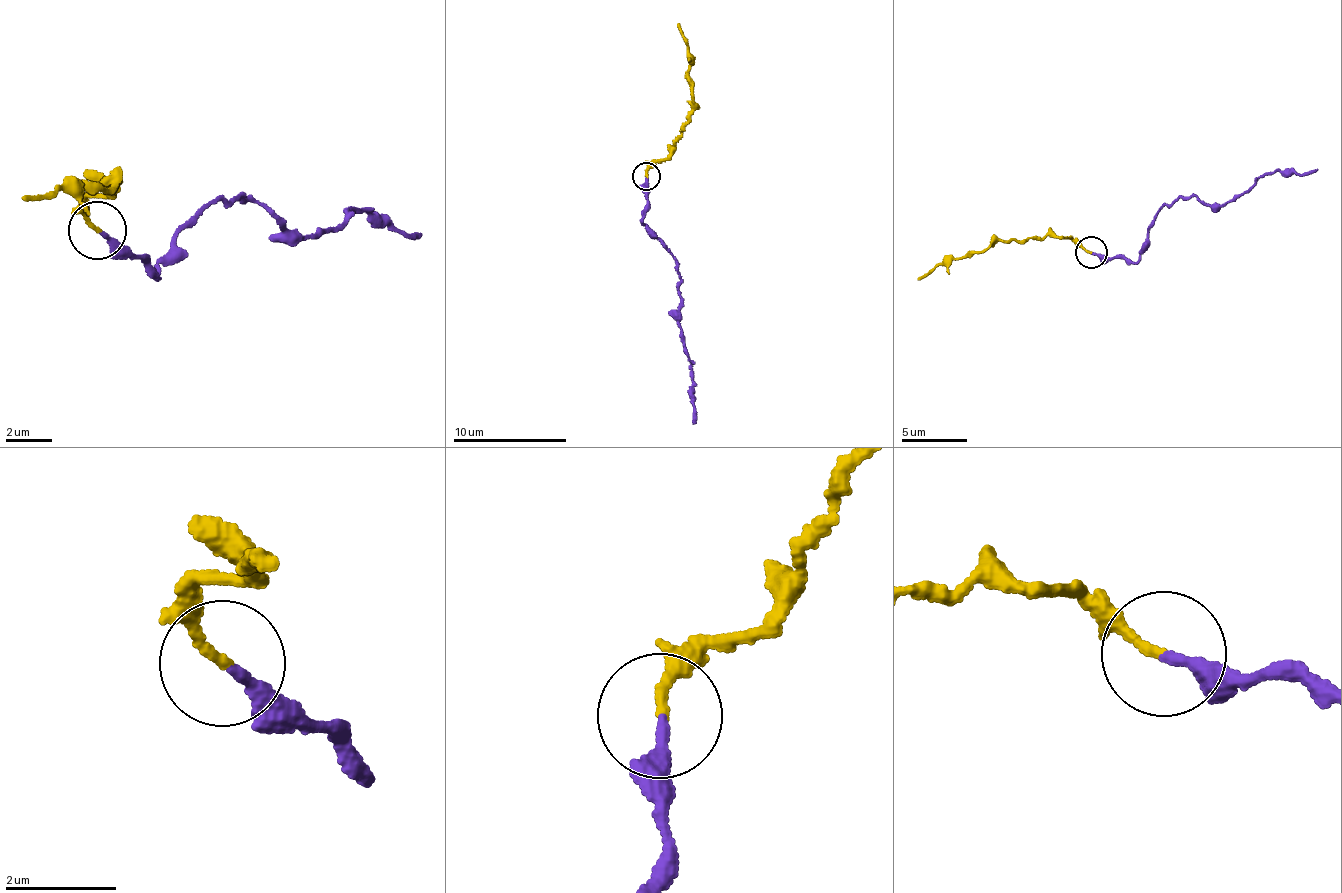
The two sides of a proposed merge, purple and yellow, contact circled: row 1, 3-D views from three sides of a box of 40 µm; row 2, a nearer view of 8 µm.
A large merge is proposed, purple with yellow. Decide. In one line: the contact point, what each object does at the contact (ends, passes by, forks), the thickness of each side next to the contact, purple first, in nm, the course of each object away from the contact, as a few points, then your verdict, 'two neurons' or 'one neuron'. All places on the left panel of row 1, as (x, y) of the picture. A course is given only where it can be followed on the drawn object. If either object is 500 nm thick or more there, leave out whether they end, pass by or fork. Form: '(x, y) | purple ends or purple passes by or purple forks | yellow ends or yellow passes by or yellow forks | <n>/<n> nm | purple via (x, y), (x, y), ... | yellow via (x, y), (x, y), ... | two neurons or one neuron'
(97, 230) | purple ends | yellow ends | 200/170 nm | purple via (99, 229), (155, 274), (175, 233), (242, 194), (306, 239), (333, 231), (353, 208), (414, 234) | yellow via (99, 229), (91, 199), (106, 193), (113, 178), (106, 190), (55, 184), (21, 199) | two neurons

